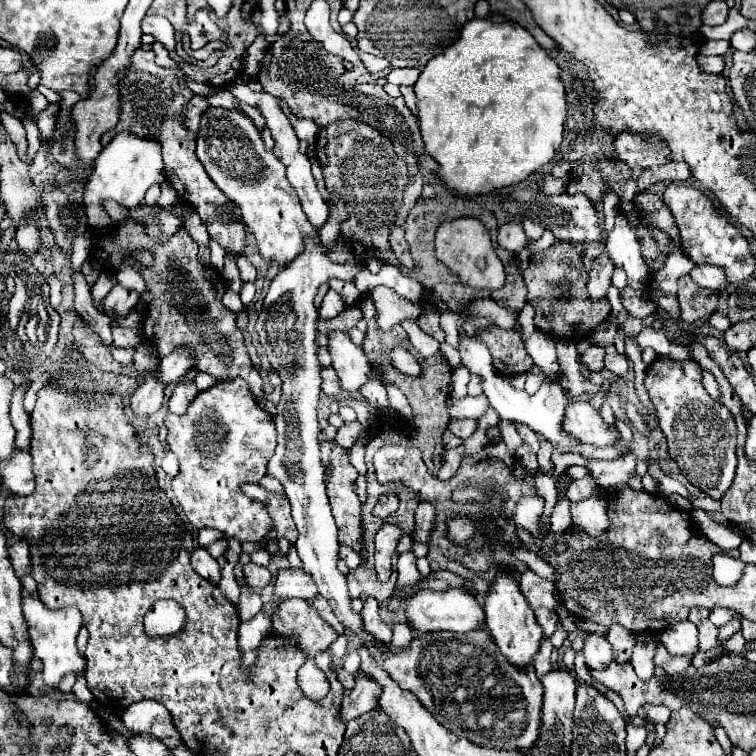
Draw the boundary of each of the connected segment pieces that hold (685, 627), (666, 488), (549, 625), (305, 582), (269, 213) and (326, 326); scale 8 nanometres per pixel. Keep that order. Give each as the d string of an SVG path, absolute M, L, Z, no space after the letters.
M688 620L674 622L666 626L662 632L660 632L660 642L664 642L670 654L692 654L698 650L698 628L692 622Z
M650 464L650 476L652 476L652 478L656 478L656 480L660 482L660 488L662 488L662 492L664 492L666 496L670 496L670 494L680 494L680 496L684 496L684 498L692 500L692 494L688 492L688 488L686 488L686 486L682 486L678 480L674 480L674 478L666 476L666 474L660 470L660 466Z
M538 608L538 610L534 610L534 614L536 614L538 624L544 630L544 636L550 638L552 632L554 632L554 628L556 628L556 618L558 618L556 612L554 610L548 610L548 608Z
M280 570L276 582L274 582L274 604L286 598L302 598L302 600L314 600L318 596L318 586L314 580L310 580L310 574L304 570Z
M208 106L196 136L196 156L212 182L238 206L242 222L246 230L256 236L264 260L288 264L304 250L302 238L310 236L320 242L320 232L308 222L300 200L284 174L284 166L264 148L260 130L242 110Z
M352 306L352 308L348 308L348 310L344 310L344 312L340 312L336 318L332 318L332 320L320 320L318 322L318 330L322 332L322 334L328 334L330 330L344 330L344 332L348 332L350 328L354 328L356 326L356 322L362 318L362 310L358 308L358 306Z

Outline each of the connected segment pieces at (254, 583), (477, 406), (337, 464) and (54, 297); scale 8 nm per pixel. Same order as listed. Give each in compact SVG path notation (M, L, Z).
M252 562L244 564L244 574L246 574L246 580L248 580L250 588L264 588L274 578L274 574L266 566L256 566Z
M484 394L480 396L466 396L464 400L448 400L448 412L450 418L482 418L486 414L486 410L490 408L490 402L484 398Z
M334 446L328 462L330 474L326 480L332 512L336 526L340 530L340 544L350 546L360 552L362 540L362 502L354 492L354 482L358 478L356 468L350 464L350 450Z
M55 276L45 278L50 287L50 305L57 309L61 303L62 282Z

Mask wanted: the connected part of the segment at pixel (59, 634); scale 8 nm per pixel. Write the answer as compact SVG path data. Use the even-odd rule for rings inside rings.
M24 596L22 610L24 610L24 618L28 622L34 654L44 664L44 668L42 668L44 682L48 686L56 686L62 680L62 676L66 676L68 672L82 674L86 668L86 660L76 650L76 636L78 636L78 630L82 628L84 620L82 620L82 614L78 612L78 608L68 606L68 608L60 608L60 610L50 610L38 600L38 596Z

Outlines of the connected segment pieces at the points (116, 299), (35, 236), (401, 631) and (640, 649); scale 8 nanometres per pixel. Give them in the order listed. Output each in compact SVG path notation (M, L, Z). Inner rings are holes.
M116 284L110 294L104 298L104 308L106 314L110 316L110 320L114 320L114 316L126 316L132 308L136 308L140 300L140 294L134 290L126 290L120 284Z
M36 222L30 224L30 226L18 226L14 238L16 238L18 246L20 246L28 256L32 256L32 254L40 248L40 242L42 242L42 234L40 234Z
M396 624L392 628L393 636L391 645L395 648L401 648L408 646L414 638L414 632L408 628L408 624Z
M642 638L636 640L636 646L634 646L634 652L632 652L630 664L634 666L636 674L644 681L652 678L652 672L654 672L652 650L656 650L656 646L658 646L658 640L642 640Z

